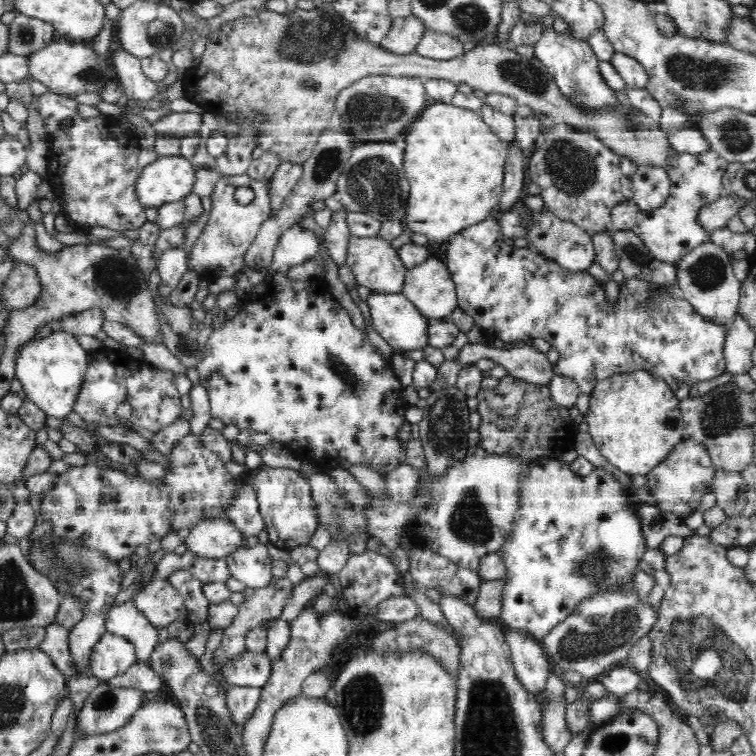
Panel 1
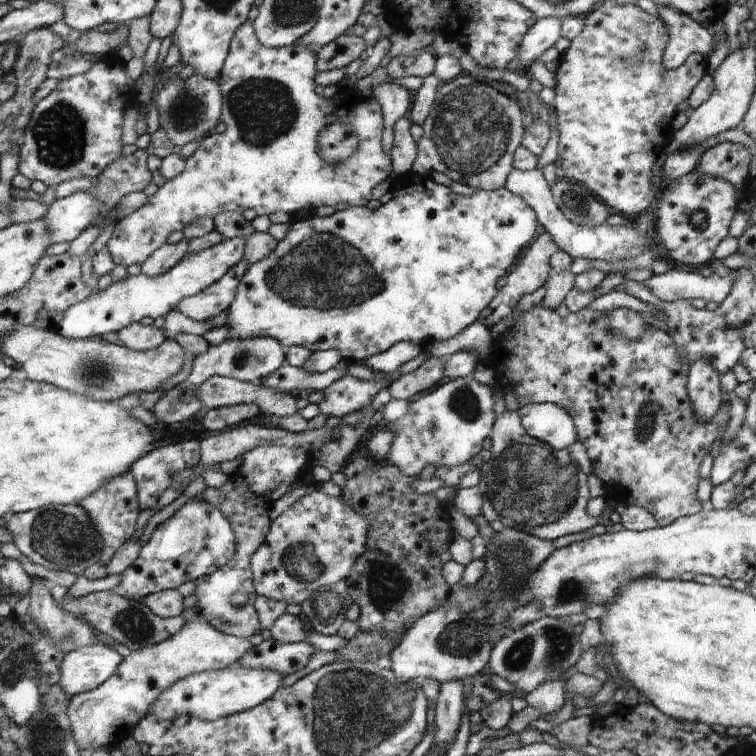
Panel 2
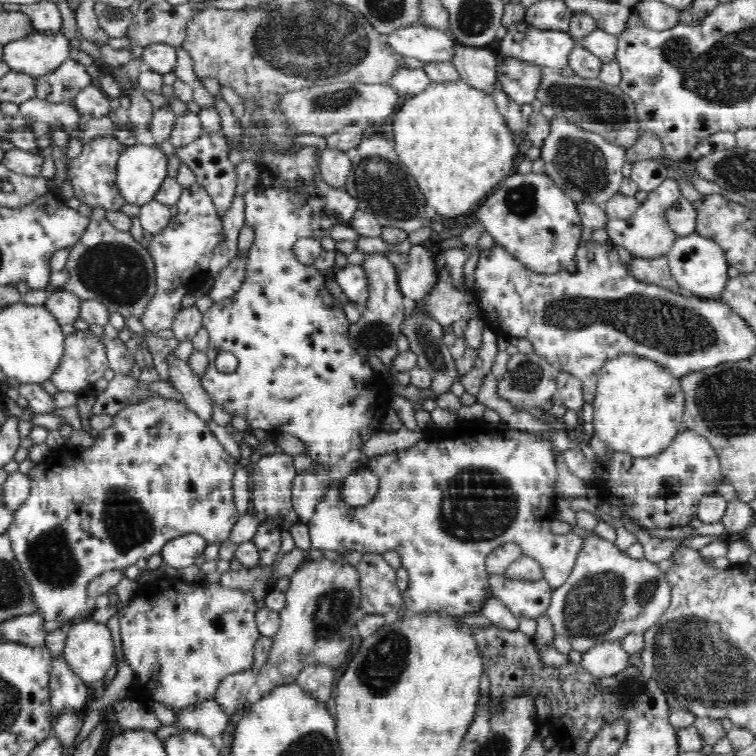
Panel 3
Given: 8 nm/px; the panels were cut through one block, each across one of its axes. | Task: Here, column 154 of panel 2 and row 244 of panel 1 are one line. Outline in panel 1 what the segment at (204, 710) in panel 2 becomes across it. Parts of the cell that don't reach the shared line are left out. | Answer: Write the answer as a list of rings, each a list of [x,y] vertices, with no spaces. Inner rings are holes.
[[[713,242],[706,243],[687,254],[675,266],[678,287],[682,290],[682,299],[706,318],[707,322],[728,328],[739,313],[741,306],[741,283],[736,279],[730,257]]]

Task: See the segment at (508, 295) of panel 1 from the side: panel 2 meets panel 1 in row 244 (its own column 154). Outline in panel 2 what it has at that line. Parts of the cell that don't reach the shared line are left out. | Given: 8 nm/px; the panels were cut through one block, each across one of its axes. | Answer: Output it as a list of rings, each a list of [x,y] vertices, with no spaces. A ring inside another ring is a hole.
[[[190,439],[165,445],[157,449],[150,450],[145,457],[142,457],[136,465],[133,466],[132,472],[137,478],[140,486],[140,500],[142,510],[154,510],[164,496],[164,492],[173,486],[175,477],[183,470],[195,468],[201,461],[201,441]]]

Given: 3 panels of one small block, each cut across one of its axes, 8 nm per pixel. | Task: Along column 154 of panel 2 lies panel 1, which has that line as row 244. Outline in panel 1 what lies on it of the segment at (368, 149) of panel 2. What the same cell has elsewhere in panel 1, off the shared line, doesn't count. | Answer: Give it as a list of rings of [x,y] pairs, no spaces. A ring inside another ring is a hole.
[[[247,172],[230,176],[223,175],[218,179],[218,184],[211,196],[209,219],[191,250],[189,268],[192,271],[203,276],[206,281],[212,282],[224,276],[234,277],[246,270],[244,260],[255,243],[262,224],[274,214],[272,196],[270,196],[270,188],[272,188],[270,179],[256,180]],[[239,186],[248,186],[255,192],[255,199],[251,203],[240,205],[234,199],[234,191]]]

